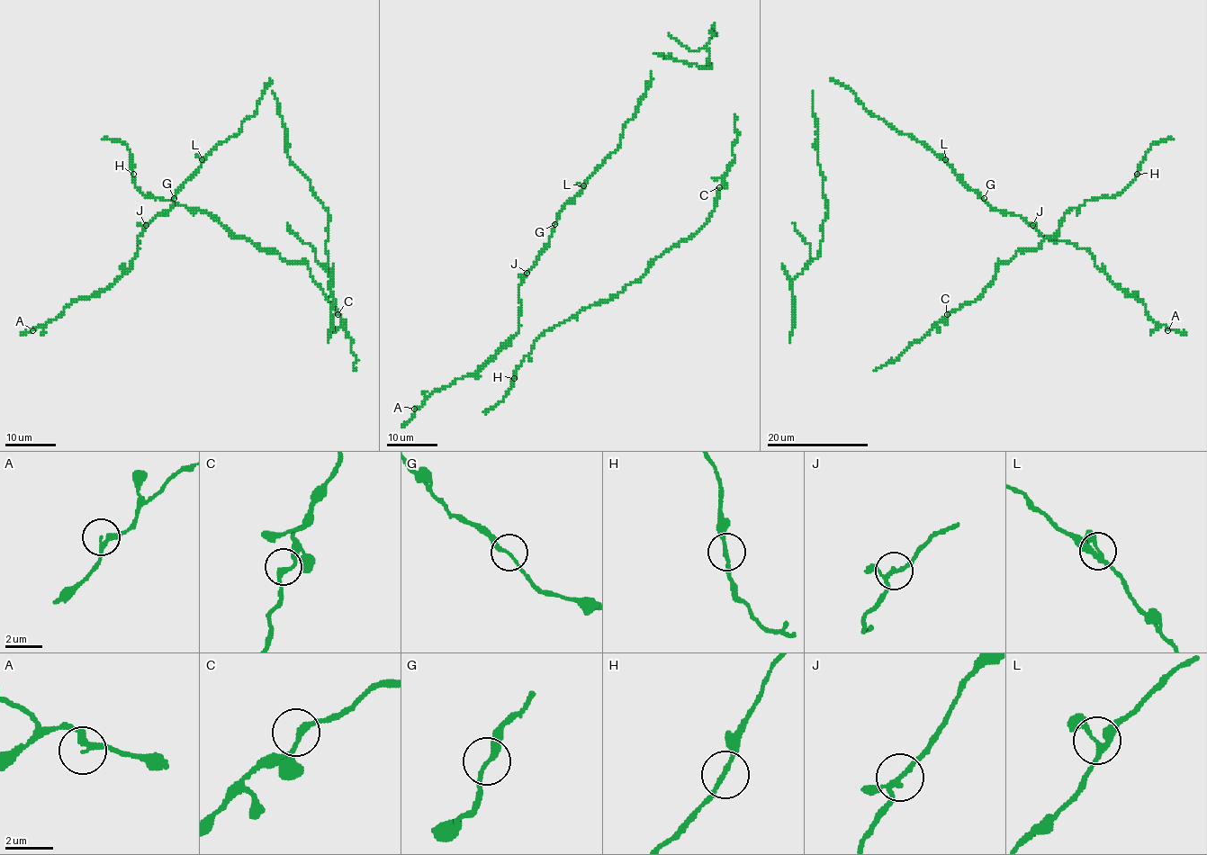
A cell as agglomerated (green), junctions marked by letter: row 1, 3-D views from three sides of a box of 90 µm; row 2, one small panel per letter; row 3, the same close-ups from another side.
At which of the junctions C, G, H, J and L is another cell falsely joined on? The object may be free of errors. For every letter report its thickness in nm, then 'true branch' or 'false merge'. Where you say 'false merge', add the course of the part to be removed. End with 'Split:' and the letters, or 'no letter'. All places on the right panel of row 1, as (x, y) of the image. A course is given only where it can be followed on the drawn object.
C: 200 nm | true branch
G: 190 nm | true branch
H: 190 nm | true branch
J: 180 nm | true branch
L: 220 nm | true branch
Split: no letter

